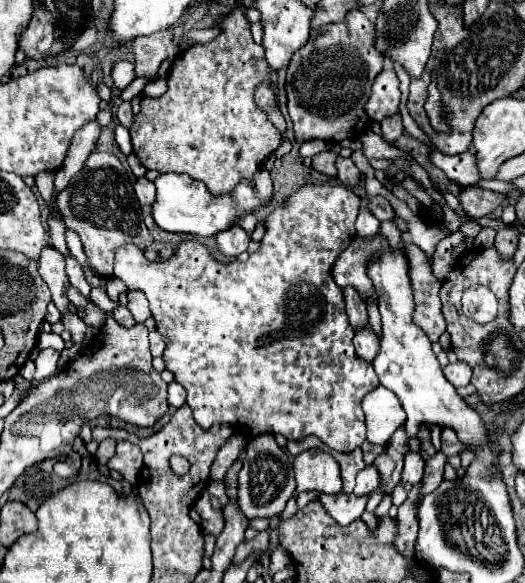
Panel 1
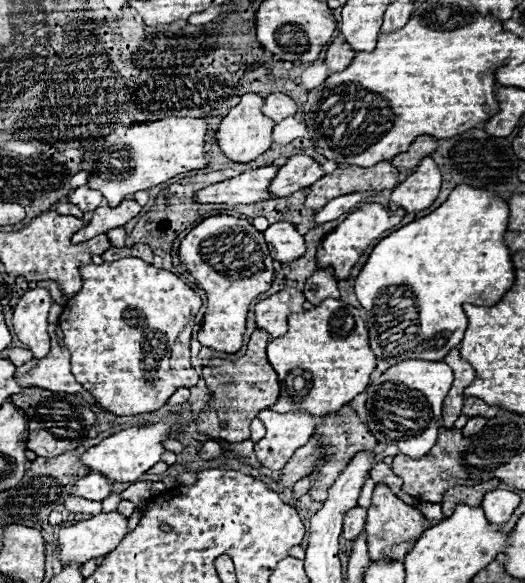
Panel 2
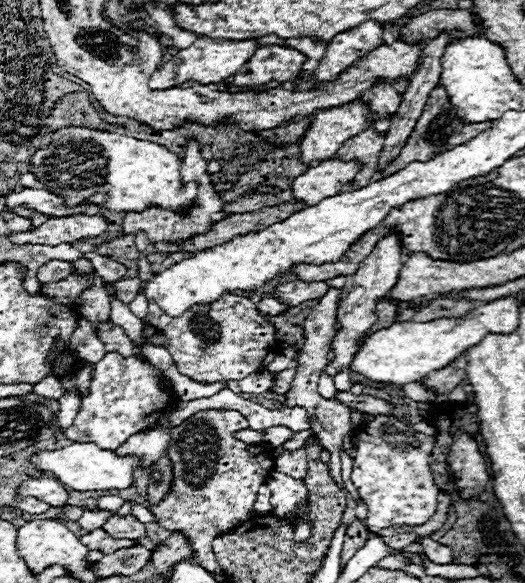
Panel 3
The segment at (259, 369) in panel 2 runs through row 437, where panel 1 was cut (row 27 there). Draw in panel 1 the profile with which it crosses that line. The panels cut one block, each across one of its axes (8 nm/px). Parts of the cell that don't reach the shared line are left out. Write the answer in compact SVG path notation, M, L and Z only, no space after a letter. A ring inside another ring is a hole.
M236 6L228 16L220 18L214 28L218 28L220 34L212 42L196 42L174 58L168 74L168 90L160 98L142 98L142 108L134 116L130 136L134 154L140 158L144 168L156 170L160 174L184 172L204 182L210 192L222 194L234 190L240 178L252 180L262 162L282 144L282 134L268 120L268 114L254 102L254 94L260 84L272 82L272 88L278 88L278 72L266 64L262 46L254 44L246 10L242 6Z

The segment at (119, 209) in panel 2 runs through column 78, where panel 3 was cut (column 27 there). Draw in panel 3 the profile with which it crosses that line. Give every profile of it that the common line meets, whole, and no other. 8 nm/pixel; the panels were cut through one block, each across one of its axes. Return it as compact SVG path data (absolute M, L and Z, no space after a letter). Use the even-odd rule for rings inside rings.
M74 214L74 216L62 216L62 218L48 218L42 226L30 228L28 232L10 234L8 238L16 244L64 244L64 242L76 242L80 238L98 236L106 230L106 220L98 214L86 216L86 214Z

